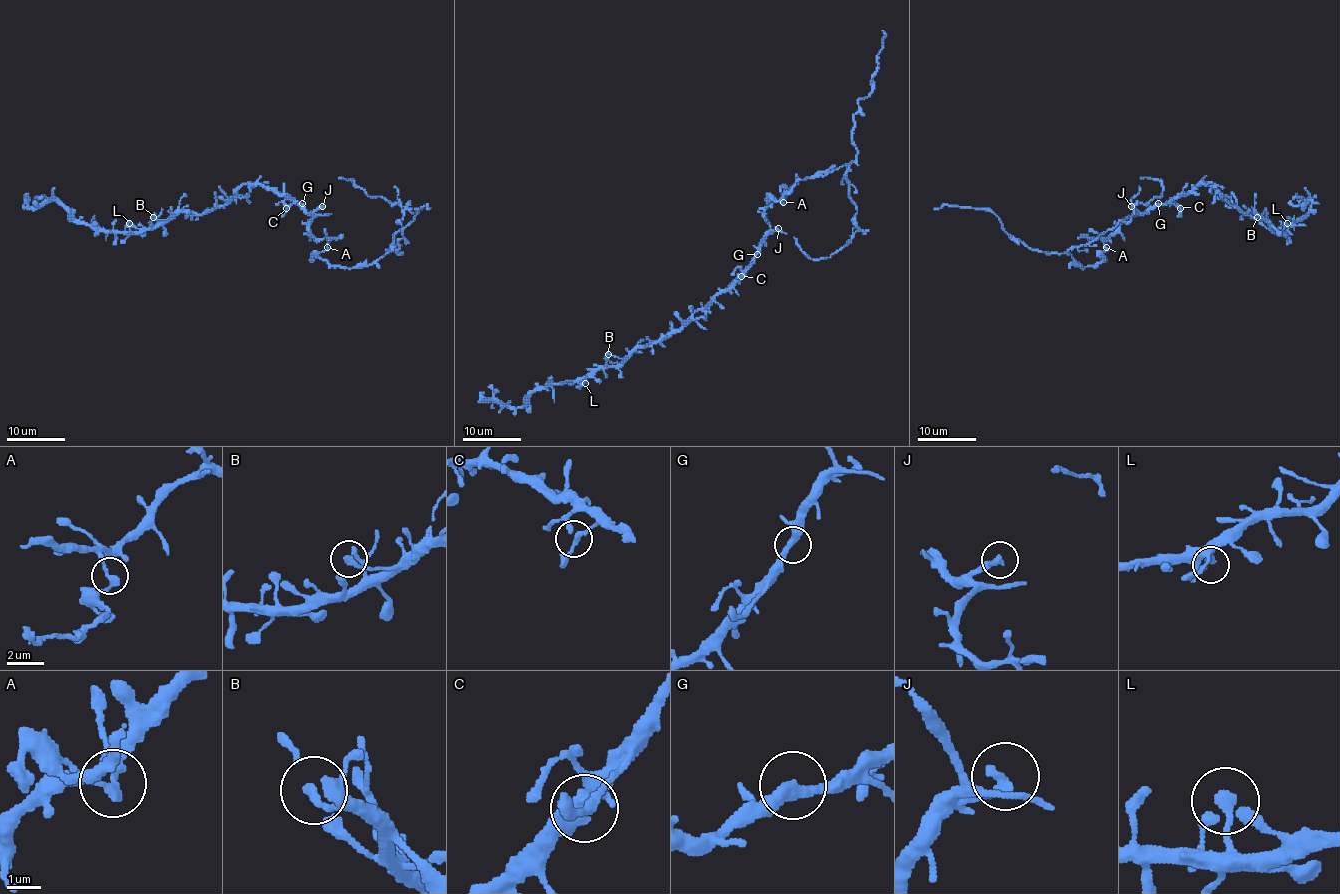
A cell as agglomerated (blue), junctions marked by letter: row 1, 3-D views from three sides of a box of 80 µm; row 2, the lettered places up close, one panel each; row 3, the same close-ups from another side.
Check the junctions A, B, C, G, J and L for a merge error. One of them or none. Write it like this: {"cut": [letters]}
{"cut": ["A"]}

